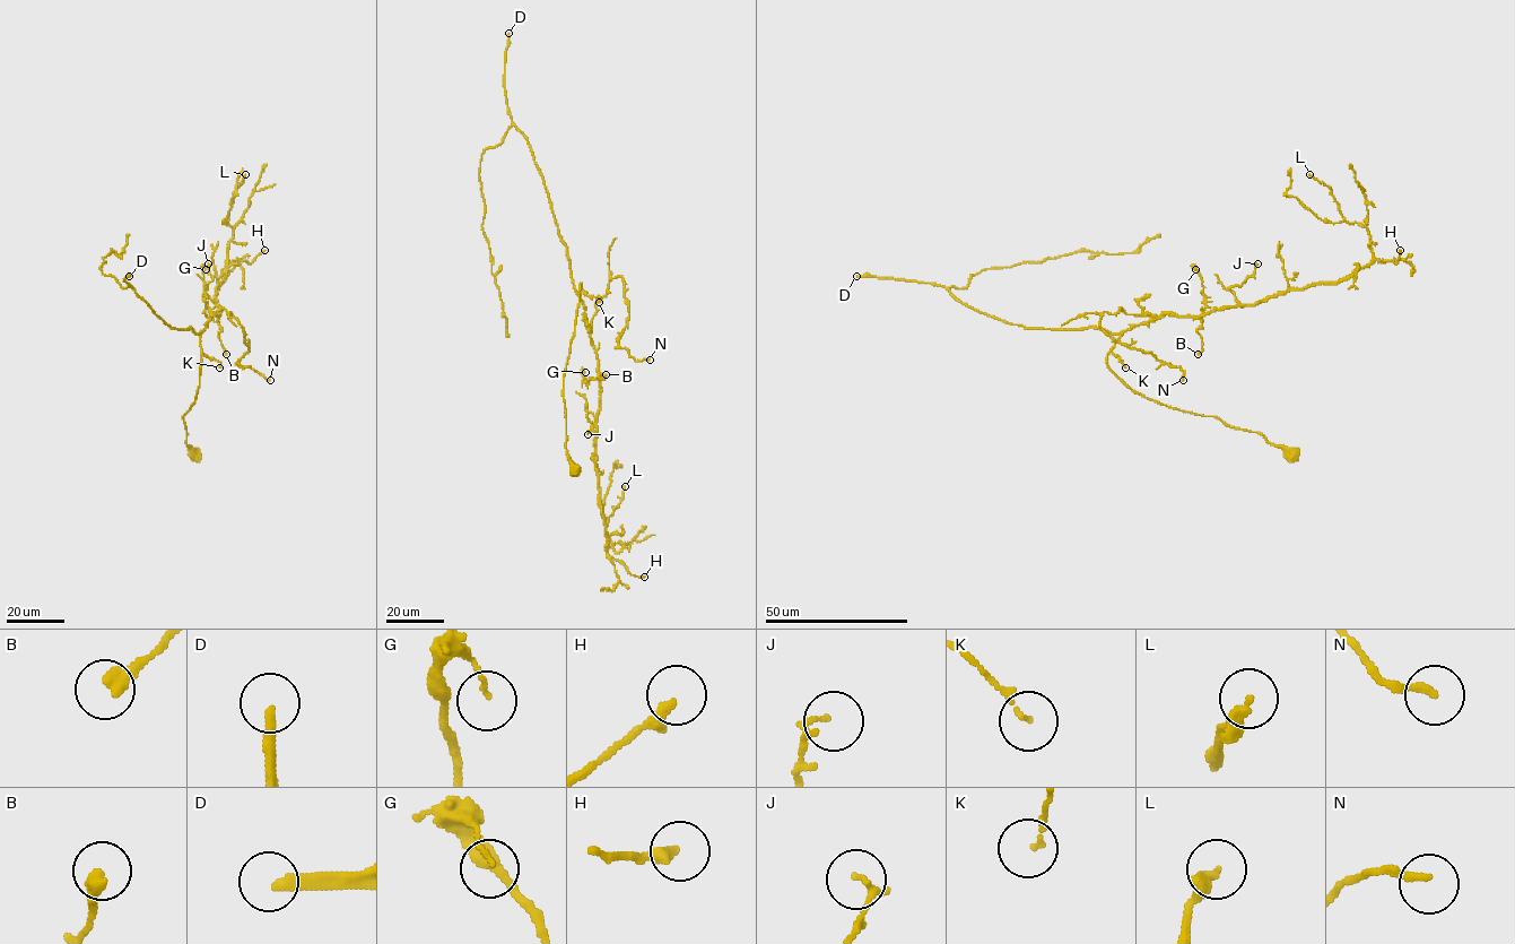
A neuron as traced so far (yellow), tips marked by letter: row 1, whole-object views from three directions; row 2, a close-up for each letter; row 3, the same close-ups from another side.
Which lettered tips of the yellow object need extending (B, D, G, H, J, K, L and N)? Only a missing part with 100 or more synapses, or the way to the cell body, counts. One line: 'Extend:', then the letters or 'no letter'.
Extend: D

